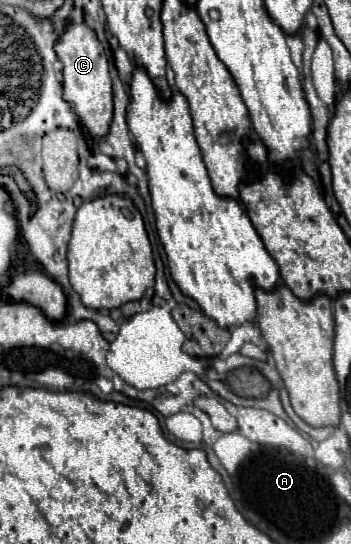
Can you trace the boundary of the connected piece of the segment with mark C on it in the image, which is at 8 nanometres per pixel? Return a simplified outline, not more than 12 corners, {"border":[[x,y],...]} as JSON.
{"border":[[87,22],[55,42],[65,100],[93,136],[113,114],[107,56]]}

